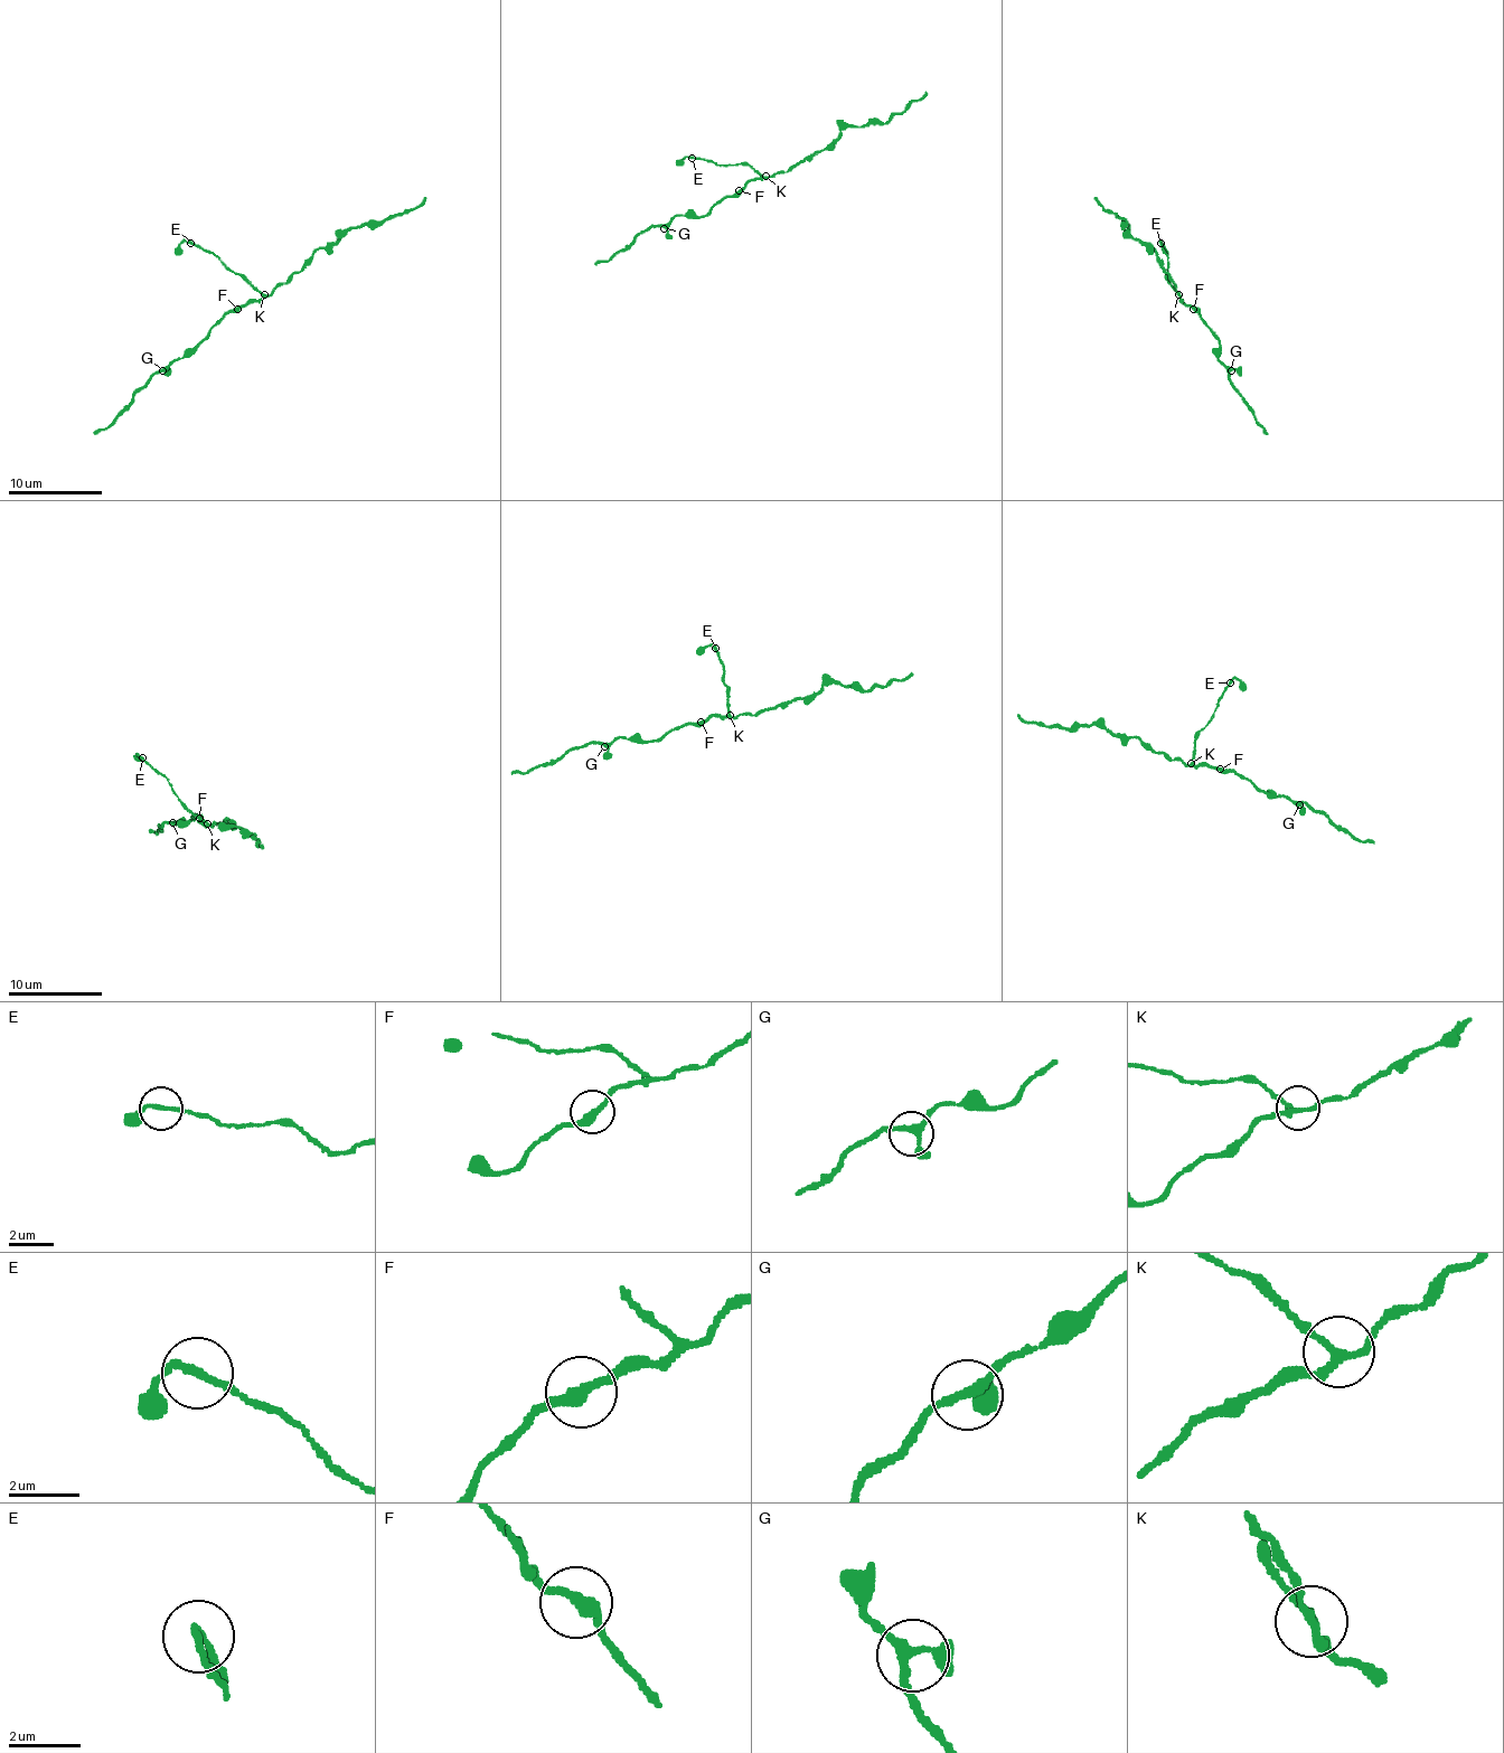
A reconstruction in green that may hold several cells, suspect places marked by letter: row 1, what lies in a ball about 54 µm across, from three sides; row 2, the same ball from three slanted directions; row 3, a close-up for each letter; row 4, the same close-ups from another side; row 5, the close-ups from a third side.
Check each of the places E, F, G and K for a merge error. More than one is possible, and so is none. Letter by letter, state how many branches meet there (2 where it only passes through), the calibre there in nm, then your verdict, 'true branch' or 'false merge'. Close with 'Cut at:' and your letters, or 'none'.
E: 2 branches meet; 180 nm thick; true branch
F: 2 branches meet; 320 nm thick; true branch
G: 3 branches meet; 240 nm thick; true branch
K: 3 branches meet; 190 nm thick; true branch
Cut at: none

